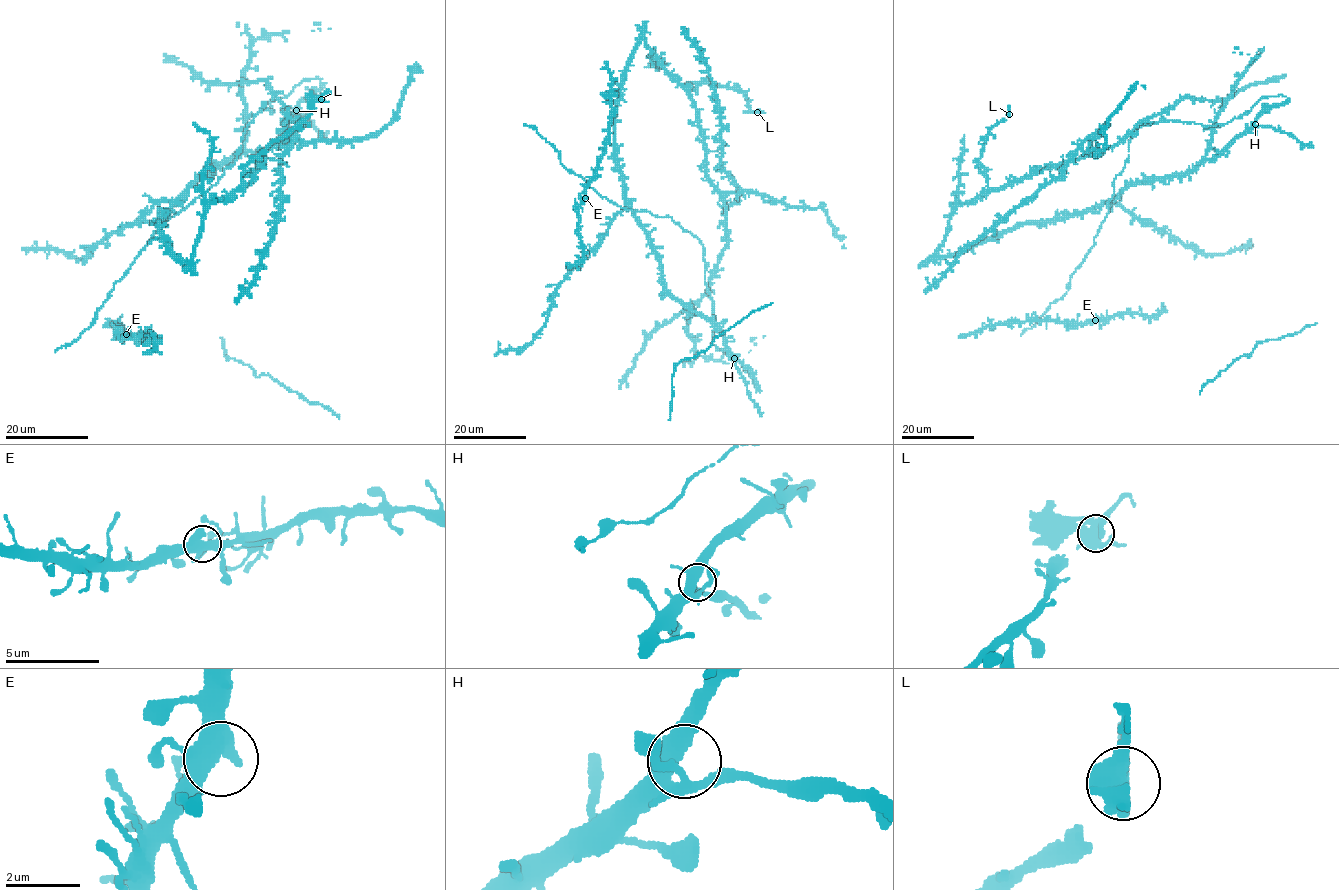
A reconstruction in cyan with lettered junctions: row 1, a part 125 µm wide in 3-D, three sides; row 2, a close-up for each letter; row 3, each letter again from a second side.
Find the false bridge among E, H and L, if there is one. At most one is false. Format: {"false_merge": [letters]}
{"false_merge": ["L"]}

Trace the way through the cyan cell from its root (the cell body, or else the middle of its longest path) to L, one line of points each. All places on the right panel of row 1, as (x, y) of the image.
L: (1252, 124), (1186, 173), (937, 257), (949, 215), (988, 187), (984, 138), (1009, 114)

